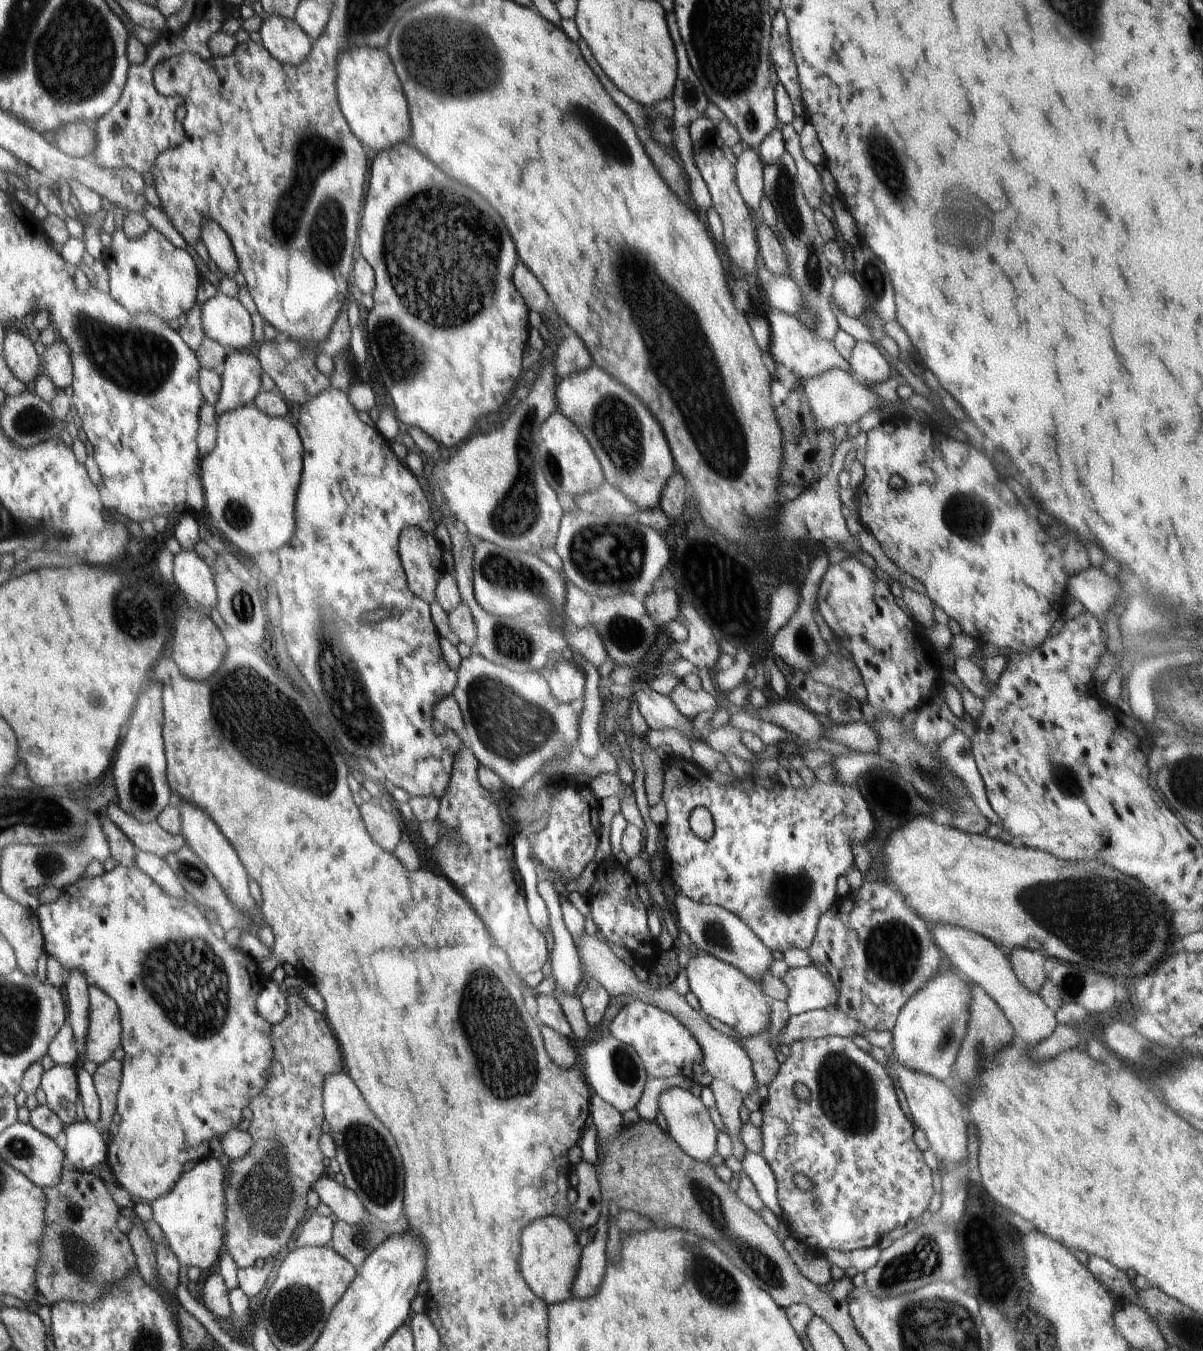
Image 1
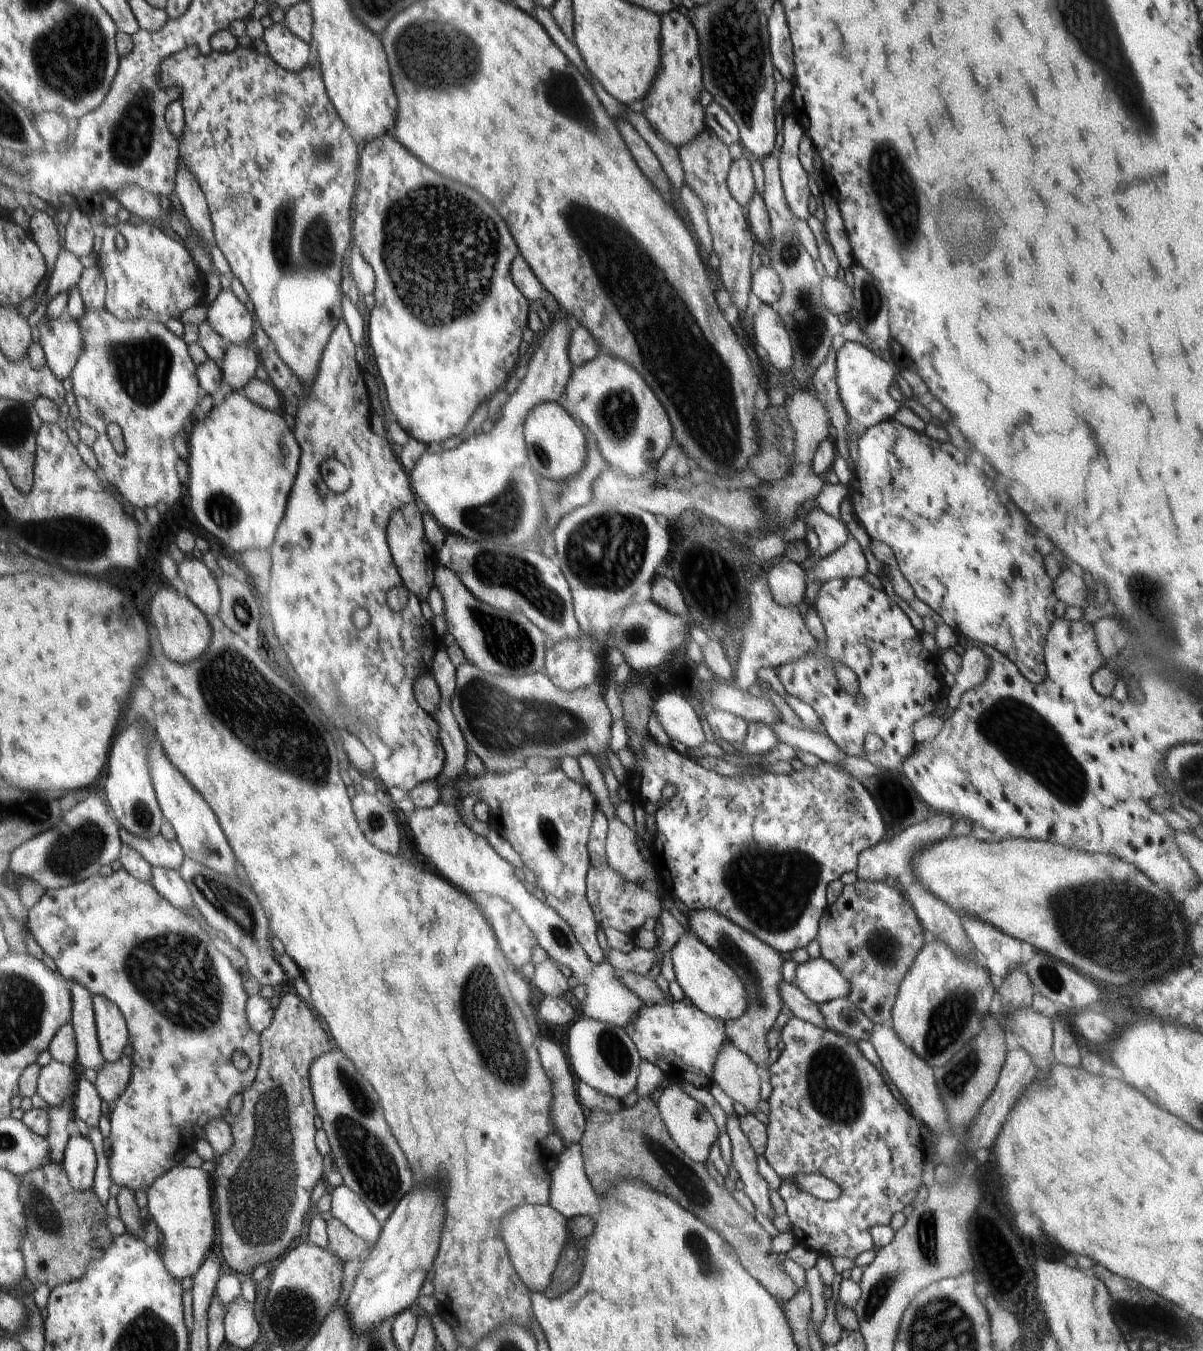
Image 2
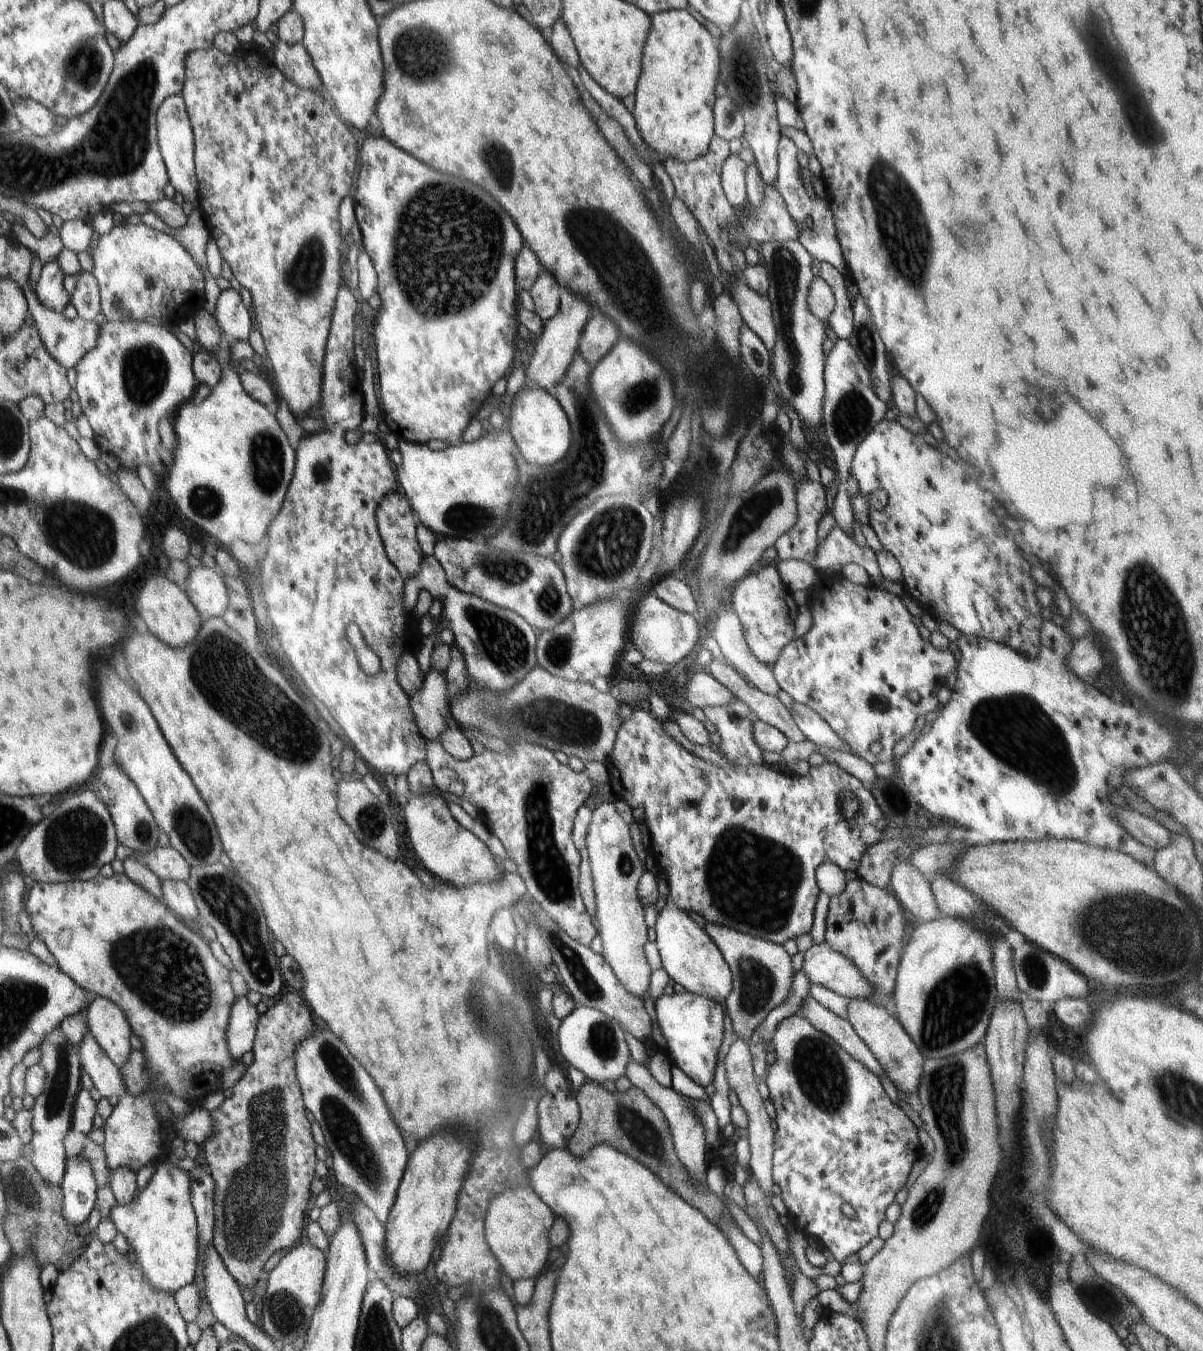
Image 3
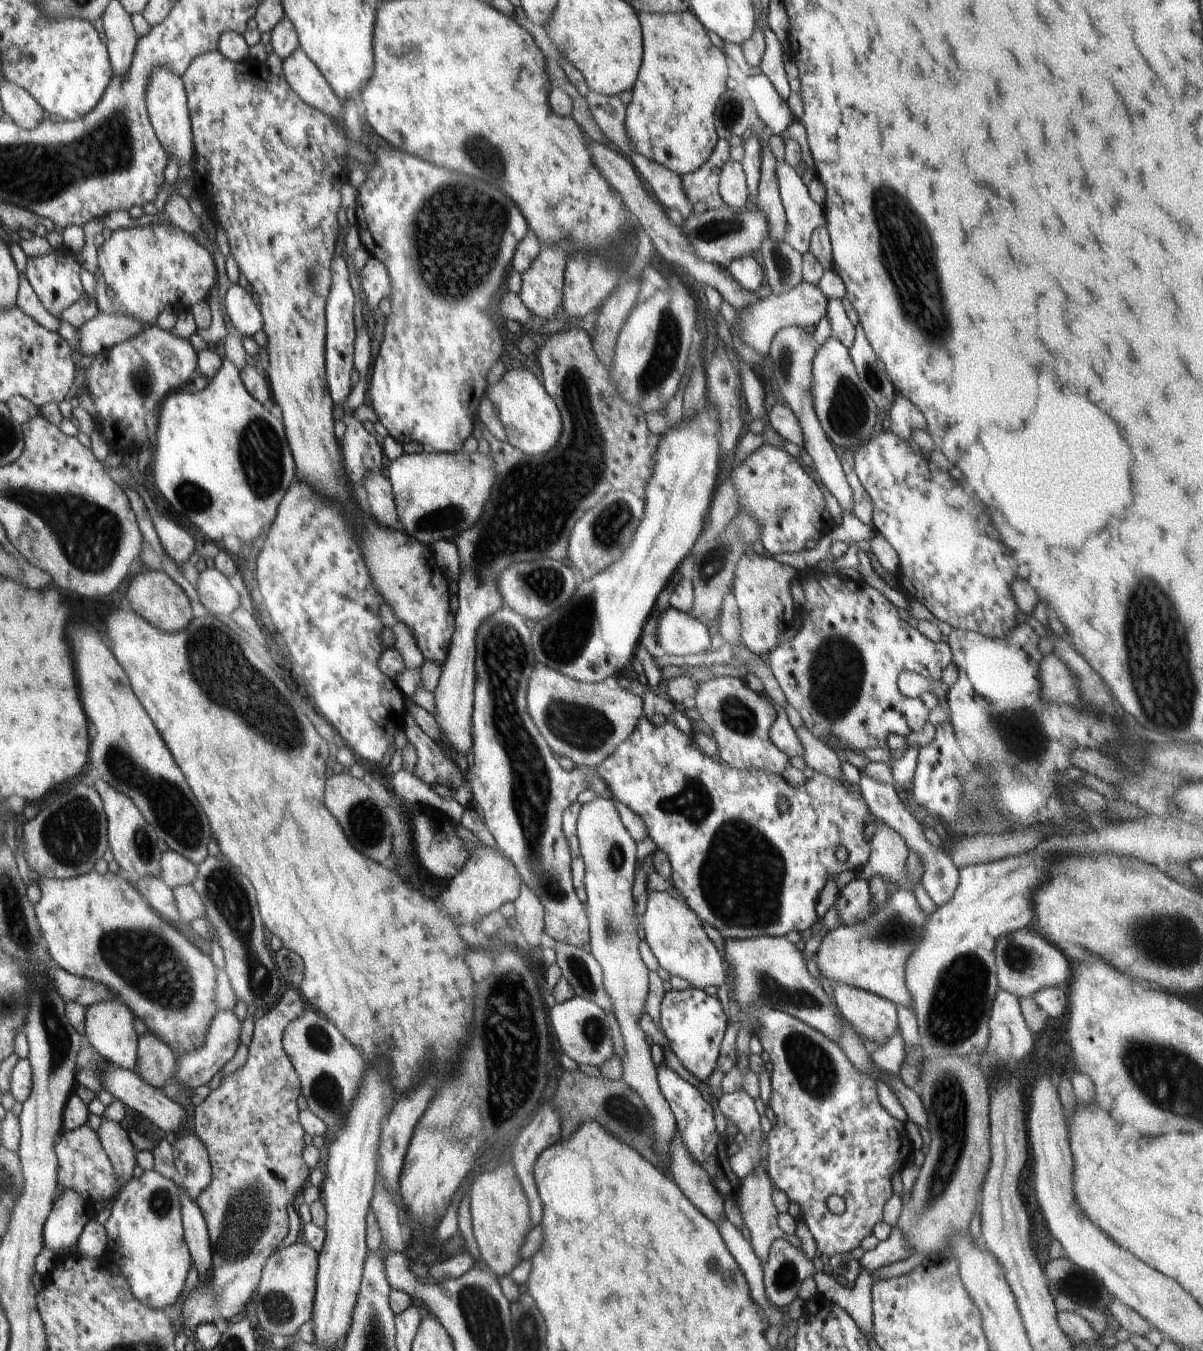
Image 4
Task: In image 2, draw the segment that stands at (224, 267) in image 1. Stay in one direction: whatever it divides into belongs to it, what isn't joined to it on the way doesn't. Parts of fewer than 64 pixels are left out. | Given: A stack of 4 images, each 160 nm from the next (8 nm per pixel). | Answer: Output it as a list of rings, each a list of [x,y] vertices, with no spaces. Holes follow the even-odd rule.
[[[178,166],[175,176],[175,191],[182,204],[184,215],[194,231],[207,243],[208,248],[215,244],[212,219],[209,208],[196,177],[185,167]]]

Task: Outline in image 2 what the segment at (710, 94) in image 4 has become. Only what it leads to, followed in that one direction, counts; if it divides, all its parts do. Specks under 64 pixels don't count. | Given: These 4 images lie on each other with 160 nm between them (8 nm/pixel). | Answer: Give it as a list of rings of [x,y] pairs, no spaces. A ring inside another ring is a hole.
[[[677,9],[663,14],[660,18],[661,65],[649,93],[643,100],[646,110],[644,114],[664,140],[680,148],[706,127],[705,108],[699,101],[703,82],[698,35],[690,19],[680,14]]]

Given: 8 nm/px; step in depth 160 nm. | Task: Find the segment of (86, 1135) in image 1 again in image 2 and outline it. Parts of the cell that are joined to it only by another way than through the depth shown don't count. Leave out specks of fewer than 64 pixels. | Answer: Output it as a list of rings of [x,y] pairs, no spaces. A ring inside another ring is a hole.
[[[71,1136],[63,1152],[61,1165],[70,1184],[76,1190],[90,1190],[94,1186],[96,1153],[88,1137]]]

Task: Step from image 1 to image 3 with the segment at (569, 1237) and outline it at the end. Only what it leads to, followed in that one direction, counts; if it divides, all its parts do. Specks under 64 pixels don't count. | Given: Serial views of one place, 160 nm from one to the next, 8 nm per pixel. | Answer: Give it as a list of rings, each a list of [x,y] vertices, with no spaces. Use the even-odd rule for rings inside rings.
[[[530,1184],[501,1192],[489,1202],[484,1219],[485,1239],[509,1282],[536,1278],[541,1274],[552,1248],[549,1230],[555,1218]]]

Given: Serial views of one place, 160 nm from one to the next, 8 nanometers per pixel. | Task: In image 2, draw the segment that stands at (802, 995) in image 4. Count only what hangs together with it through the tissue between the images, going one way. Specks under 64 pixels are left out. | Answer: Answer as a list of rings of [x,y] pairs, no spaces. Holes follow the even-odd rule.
[[[685,909],[684,912],[689,922],[689,930],[715,951],[725,963],[728,963],[732,970],[736,971],[746,989],[748,1008],[739,1019],[725,1022],[727,1039],[744,1051],[754,1061],[757,1068],[768,1069],[770,1050],[766,1044],[766,1034],[785,1009],[779,991],[779,982],[783,979],[782,963],[784,962],[780,952],[715,910]]]

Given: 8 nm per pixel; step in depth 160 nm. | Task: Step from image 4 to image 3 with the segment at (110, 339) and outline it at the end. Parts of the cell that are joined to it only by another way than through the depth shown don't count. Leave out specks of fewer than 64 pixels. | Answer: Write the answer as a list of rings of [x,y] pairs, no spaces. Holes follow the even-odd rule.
[[[32,289],[26,290],[27,307],[31,314],[38,334],[46,347],[46,350],[50,353],[50,356],[59,362],[68,371],[84,358],[84,355],[92,350],[97,343],[99,330],[101,328],[101,320],[94,322],[82,320],[80,317],[75,319],[69,319],[64,313],[57,313],[45,306],[42,306]]]

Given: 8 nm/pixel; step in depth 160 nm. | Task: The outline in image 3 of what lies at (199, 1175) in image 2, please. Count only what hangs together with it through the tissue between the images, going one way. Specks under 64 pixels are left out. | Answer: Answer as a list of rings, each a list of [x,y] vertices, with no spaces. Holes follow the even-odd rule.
[[[170,1161],[160,1162],[142,1192],[138,1191],[134,1200],[127,1205],[114,1205],[109,1219],[134,1248],[141,1273],[145,1274],[154,1288],[174,1294],[180,1288],[194,1283],[199,1244],[188,1171]]]

